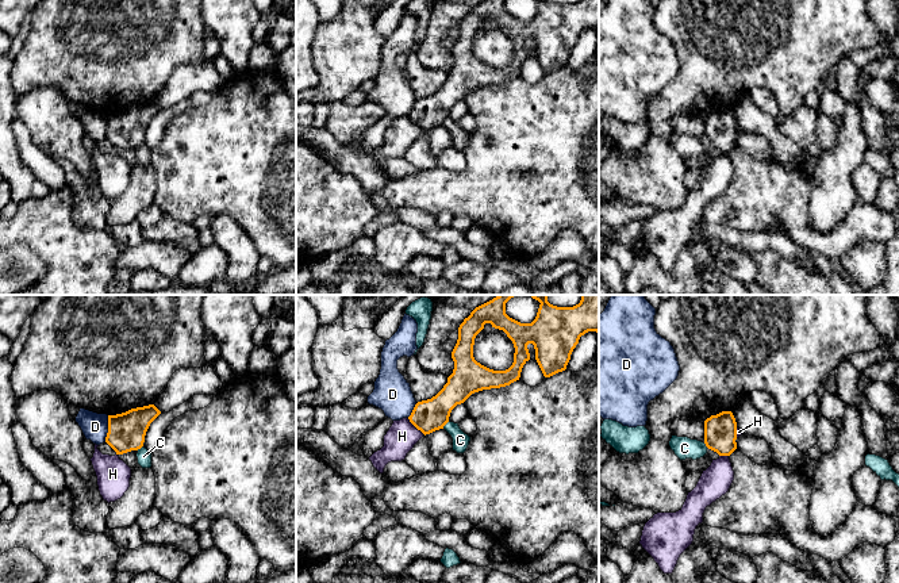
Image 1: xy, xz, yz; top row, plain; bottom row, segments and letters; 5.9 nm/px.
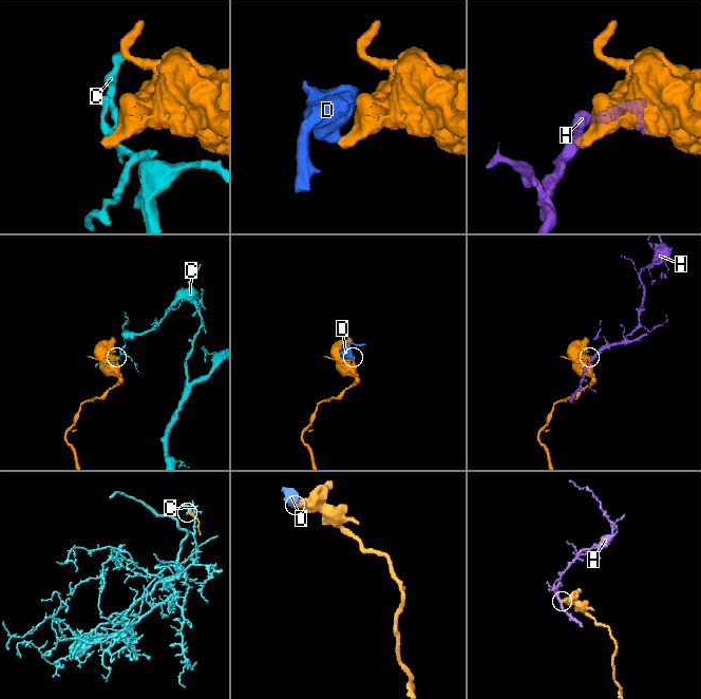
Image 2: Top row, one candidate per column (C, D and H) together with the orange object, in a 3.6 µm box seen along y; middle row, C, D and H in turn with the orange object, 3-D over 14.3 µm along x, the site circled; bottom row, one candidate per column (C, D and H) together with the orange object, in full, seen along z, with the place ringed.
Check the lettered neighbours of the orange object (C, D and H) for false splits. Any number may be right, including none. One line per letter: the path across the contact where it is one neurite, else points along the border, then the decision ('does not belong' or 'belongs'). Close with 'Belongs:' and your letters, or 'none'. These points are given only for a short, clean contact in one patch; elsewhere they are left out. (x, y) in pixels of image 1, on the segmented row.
C: border xz (449, 421), (442, 428); does not belong
D: border xy (108, 415), (108, 432), (104, 441); does not belong
H: border xz (407, 418), (423, 433); does not belong
Belongs: none

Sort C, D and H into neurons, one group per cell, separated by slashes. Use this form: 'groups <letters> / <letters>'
groups C / D / H

